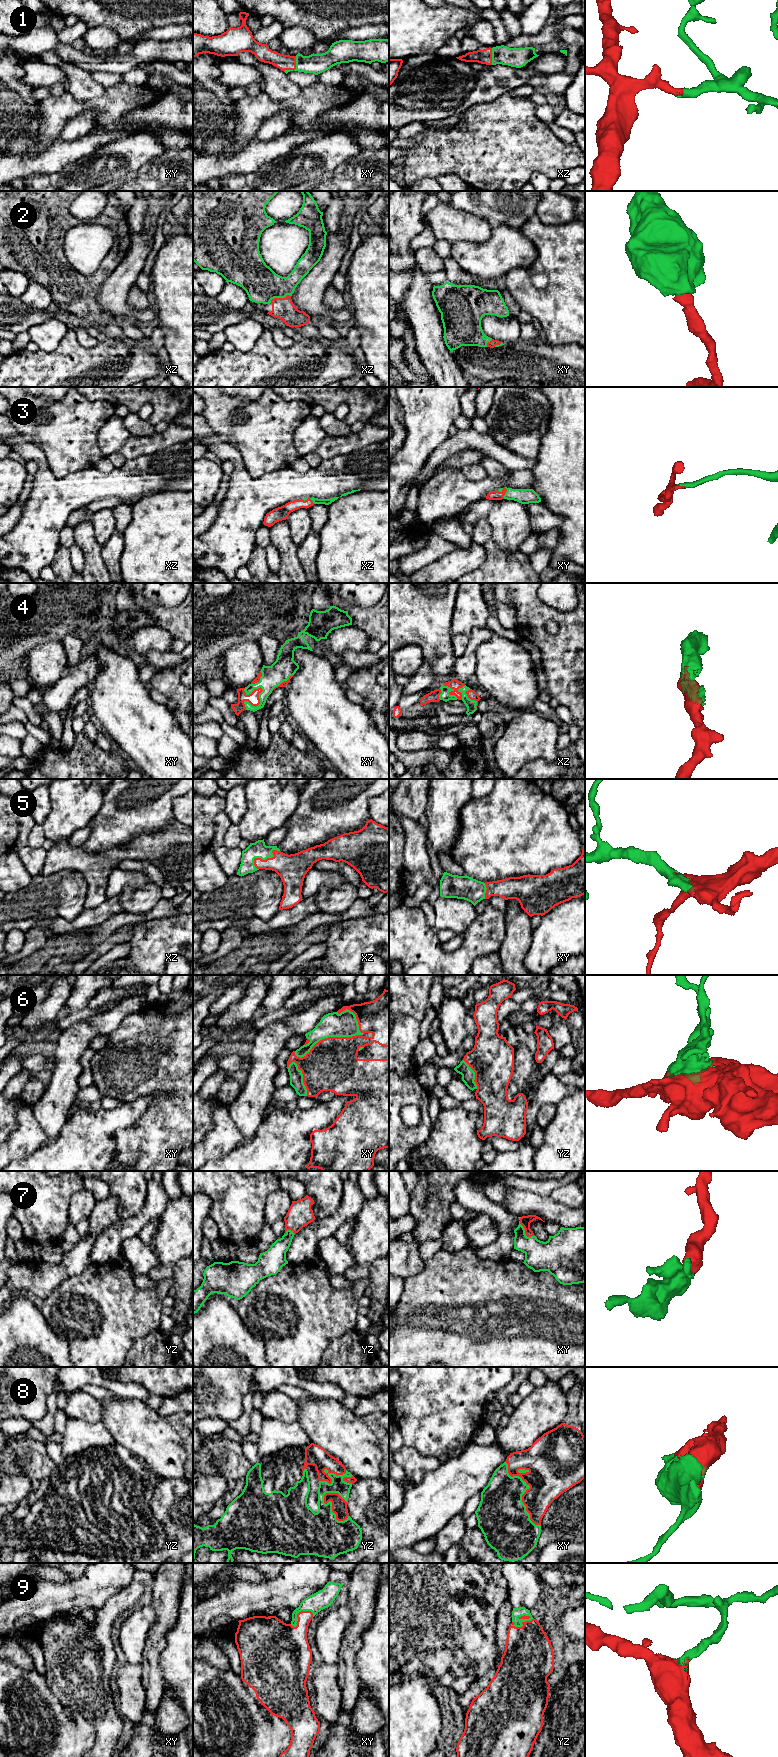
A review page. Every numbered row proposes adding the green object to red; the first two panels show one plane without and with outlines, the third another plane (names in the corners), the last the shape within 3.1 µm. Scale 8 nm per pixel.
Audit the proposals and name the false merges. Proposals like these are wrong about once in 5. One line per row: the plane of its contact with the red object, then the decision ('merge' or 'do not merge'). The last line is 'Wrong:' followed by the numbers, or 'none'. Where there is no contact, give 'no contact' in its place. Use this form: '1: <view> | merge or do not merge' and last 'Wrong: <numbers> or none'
1: xy | merge
2: xz | merge
3: xz | merge
4: xy | merge
5: xz | merge
6: xy | merge
7: xy | merge
8: xy | merge
9: yz | merge
Wrong: none

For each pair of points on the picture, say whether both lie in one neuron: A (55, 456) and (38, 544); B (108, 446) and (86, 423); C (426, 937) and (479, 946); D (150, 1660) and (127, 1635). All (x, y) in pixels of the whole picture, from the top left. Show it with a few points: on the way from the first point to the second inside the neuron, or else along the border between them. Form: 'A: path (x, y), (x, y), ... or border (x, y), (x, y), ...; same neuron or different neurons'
A: border (42, 451), (49, 469), (57, 478), (76, 472); different neurons
B: border (112, 416), (98, 432), (98, 445), (104, 456); different neurons
C: path (437, 951), (442, 956), (465, 955); same neuron
D: border (149, 1629), (146, 1635), (142, 1660), (139, 1663); different neurons

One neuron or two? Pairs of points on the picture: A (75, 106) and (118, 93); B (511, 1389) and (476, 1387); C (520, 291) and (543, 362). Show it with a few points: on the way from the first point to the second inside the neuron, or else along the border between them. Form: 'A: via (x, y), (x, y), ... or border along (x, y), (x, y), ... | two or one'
A: via (86, 106), (107, 104) | one
B: border along (513, 1377), (507, 1384), (495, 1392) | two
C: border along (543, 339), (554, 345), (566, 344) | two

